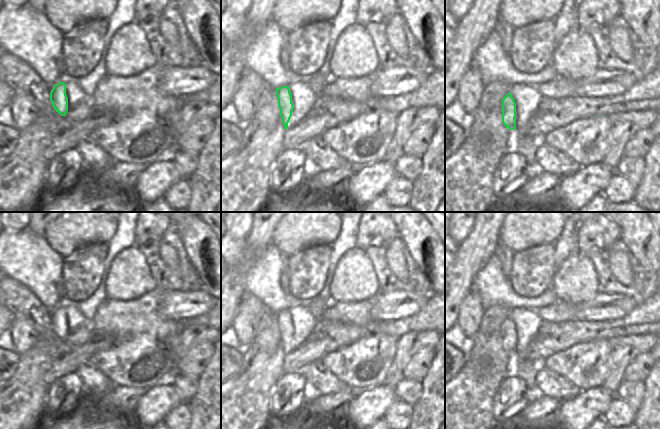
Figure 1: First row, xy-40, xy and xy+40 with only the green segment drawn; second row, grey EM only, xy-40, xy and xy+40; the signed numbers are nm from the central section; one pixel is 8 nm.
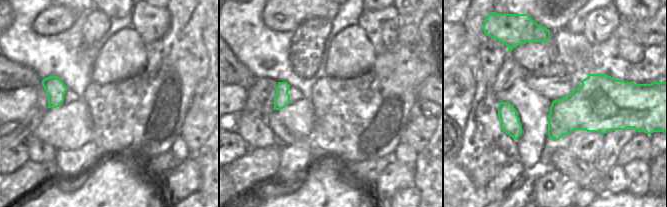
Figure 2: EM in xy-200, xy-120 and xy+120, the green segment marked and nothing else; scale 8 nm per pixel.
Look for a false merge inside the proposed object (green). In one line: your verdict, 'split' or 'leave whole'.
split

